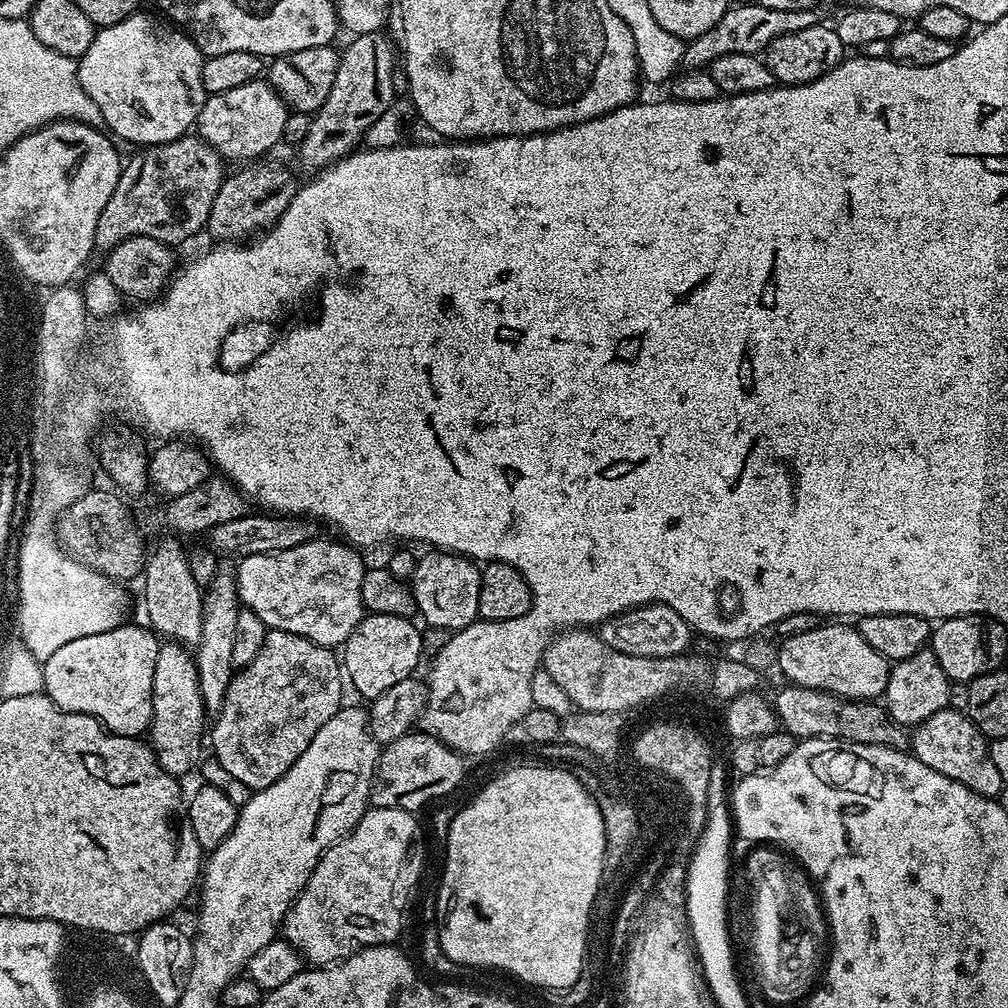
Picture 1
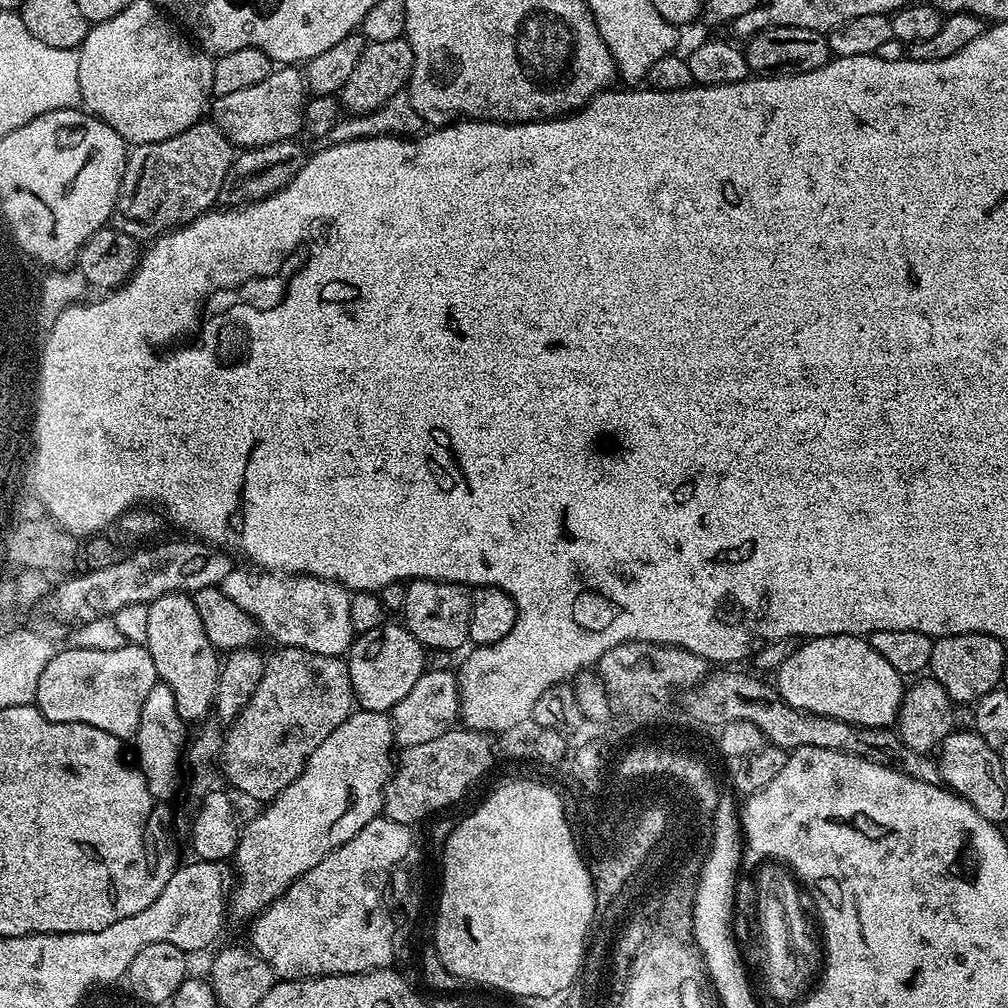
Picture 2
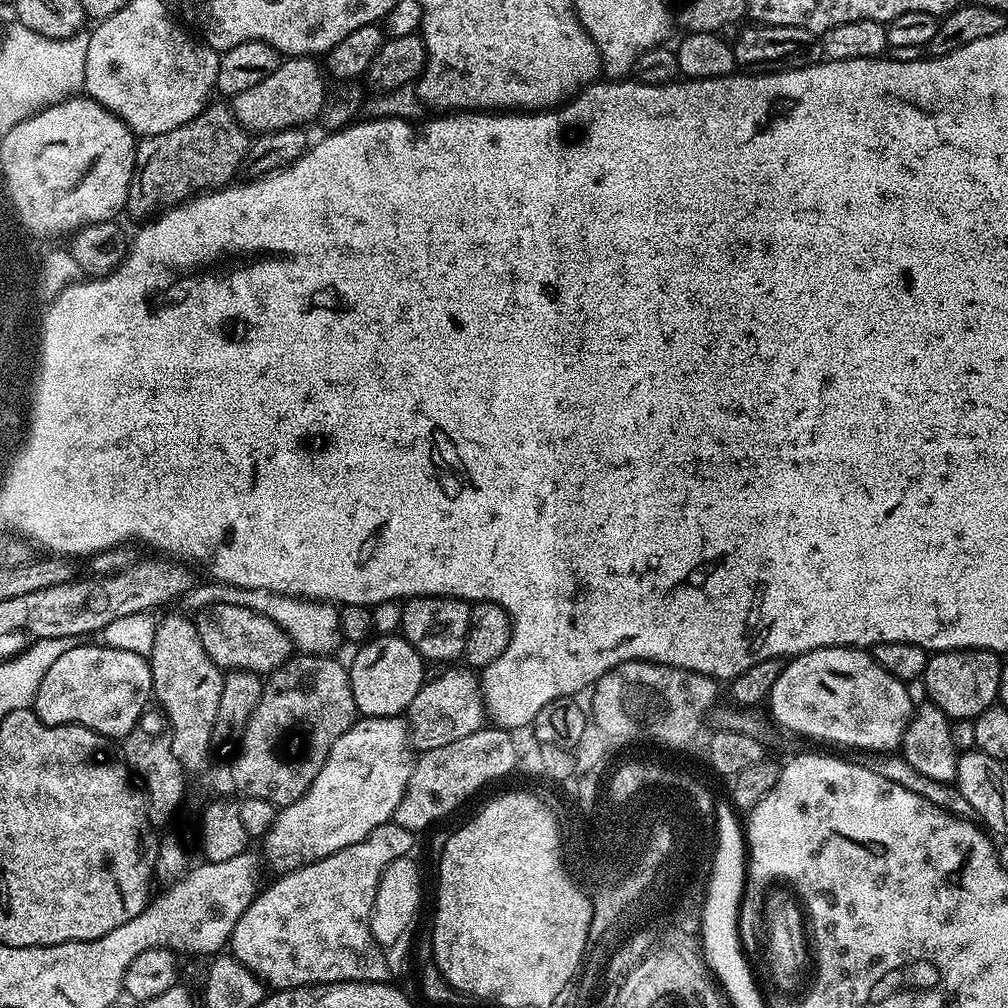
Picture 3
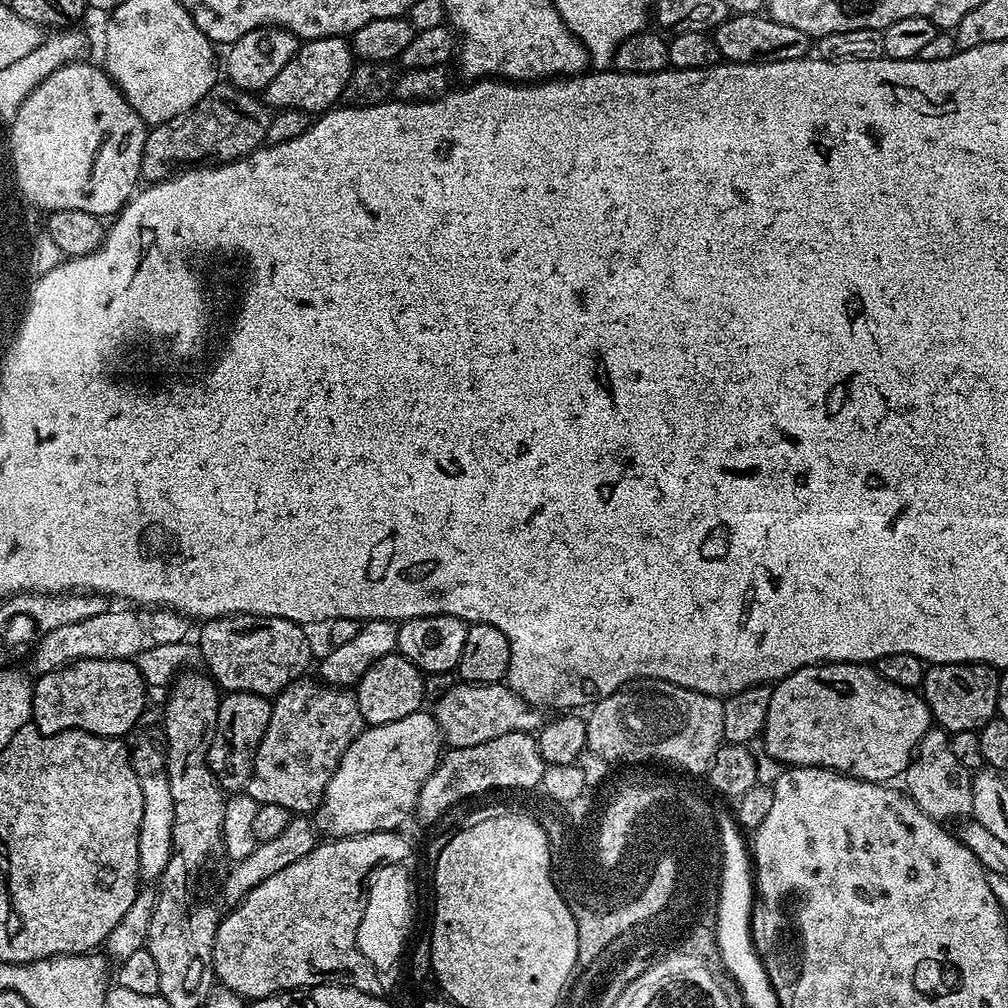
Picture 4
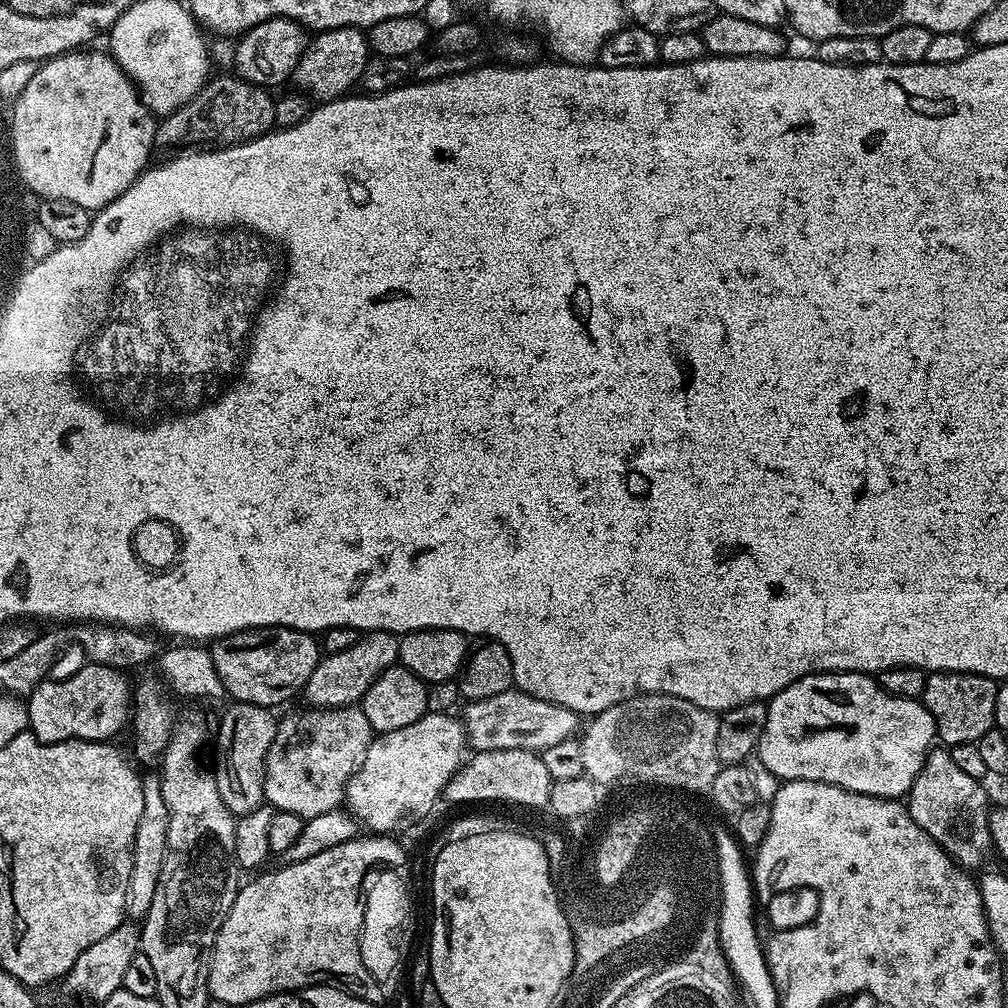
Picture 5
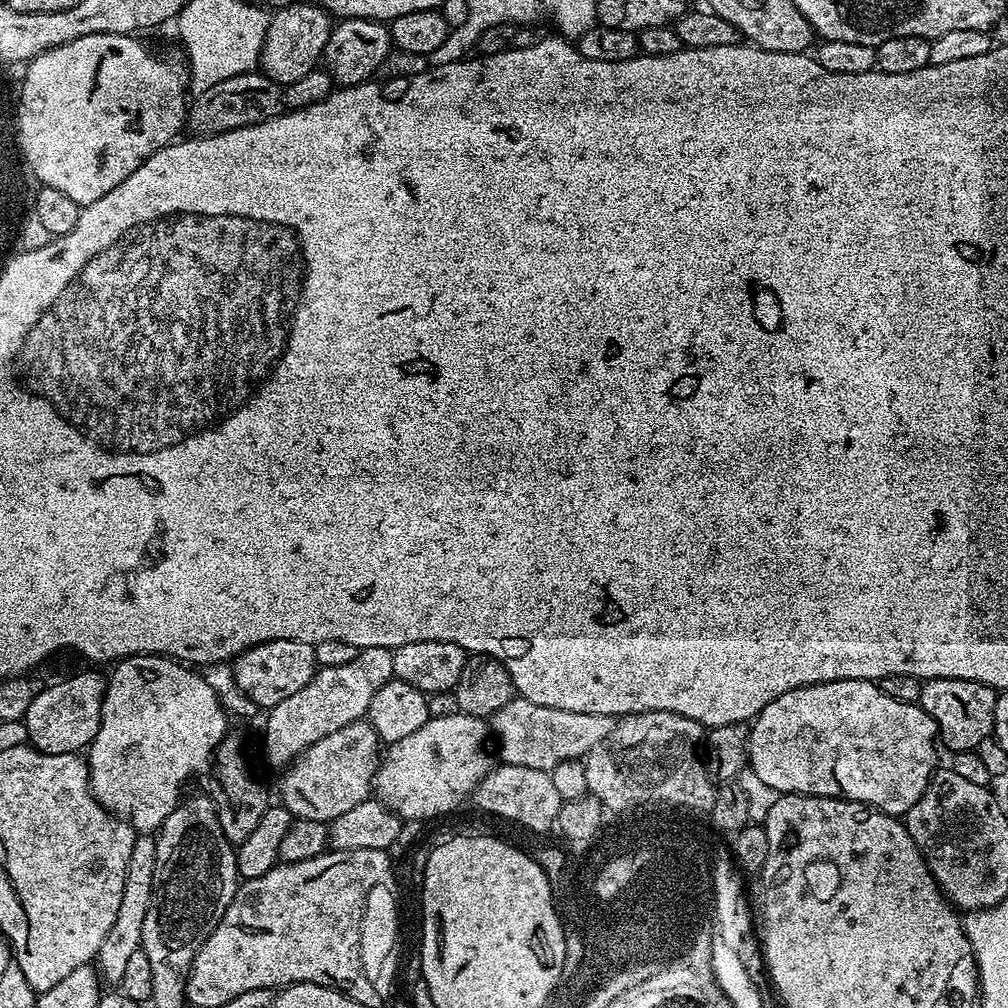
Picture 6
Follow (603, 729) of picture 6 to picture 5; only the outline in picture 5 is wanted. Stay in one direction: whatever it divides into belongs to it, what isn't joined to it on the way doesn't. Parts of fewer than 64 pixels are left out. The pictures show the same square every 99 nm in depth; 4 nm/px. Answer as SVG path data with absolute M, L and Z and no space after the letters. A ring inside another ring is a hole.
M519 690L494 694L494 698L485 700L473 700L467 707L462 715L462 723L469 745L478 752L526 750L542 754L557 742L573 739L582 724L581 717L574 710L534 698Z

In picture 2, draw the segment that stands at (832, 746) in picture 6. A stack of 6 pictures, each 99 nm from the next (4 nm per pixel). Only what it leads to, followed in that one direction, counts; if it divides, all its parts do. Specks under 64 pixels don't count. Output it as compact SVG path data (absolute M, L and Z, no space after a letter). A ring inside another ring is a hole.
M813 636L776 669L774 687L786 703L803 712L838 718L859 728L891 729L900 714L906 680L865 637Z

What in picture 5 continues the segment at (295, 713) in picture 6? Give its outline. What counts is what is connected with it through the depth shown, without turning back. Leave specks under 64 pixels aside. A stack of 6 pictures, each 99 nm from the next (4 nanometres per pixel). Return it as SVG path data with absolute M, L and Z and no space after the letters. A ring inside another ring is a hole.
M388 631L363 633L357 644L350 646L349 650L339 651L338 654L326 654L321 657L314 672L312 672L312 676L310 676L302 689L302 696L311 703L309 704L311 707L320 710L351 707L363 699L366 690L373 685L386 669L393 668L397 665L399 656L400 642L399 637L395 633Z

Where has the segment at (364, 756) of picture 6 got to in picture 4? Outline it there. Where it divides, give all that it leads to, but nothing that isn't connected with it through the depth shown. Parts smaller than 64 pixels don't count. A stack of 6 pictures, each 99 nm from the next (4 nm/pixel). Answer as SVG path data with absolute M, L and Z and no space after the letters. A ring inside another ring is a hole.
M301 678L293 681L292 684L286 686L282 691L277 693L272 700L272 713L270 714L270 726L266 726L266 734L262 734L262 742L256 751L256 757L252 763L252 776L248 779L246 794L250 798L254 798L257 804L273 804L274 806L282 806L287 812L293 814L312 814L312 811L319 809L324 802L324 791L330 782L330 778L334 774L334 770L339 766L340 759L344 751L350 746L350 742L354 742L354 738L360 735L365 727L364 719L360 716L360 707L356 701L355 695L351 691L345 690L343 687L321 686L315 684L309 678Z

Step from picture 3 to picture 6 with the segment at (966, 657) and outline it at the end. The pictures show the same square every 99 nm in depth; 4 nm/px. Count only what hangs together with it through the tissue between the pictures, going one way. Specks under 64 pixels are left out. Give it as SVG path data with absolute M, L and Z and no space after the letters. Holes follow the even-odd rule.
M937 678L926 680L922 686L920 707L934 718L939 739L948 747L949 753L974 752L979 749L983 740L993 735L994 706L996 705L997 689L973 680L958 678Z

